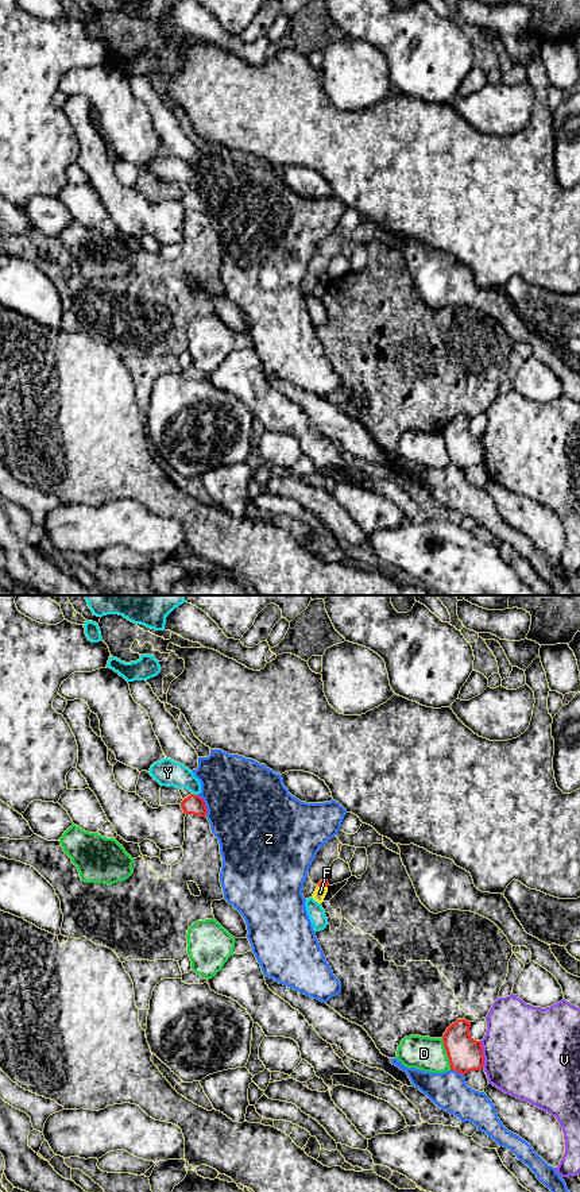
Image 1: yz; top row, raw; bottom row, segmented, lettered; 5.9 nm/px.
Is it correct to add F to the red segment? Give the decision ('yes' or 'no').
no

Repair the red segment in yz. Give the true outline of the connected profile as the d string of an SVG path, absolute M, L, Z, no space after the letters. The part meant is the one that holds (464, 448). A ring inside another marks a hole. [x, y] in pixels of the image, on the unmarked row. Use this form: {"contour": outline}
{"contour": "M457 414L446 424L442 432L451 466L461 470L483 464L484 460L482 437L471 432L469 423L471 417Z"}

